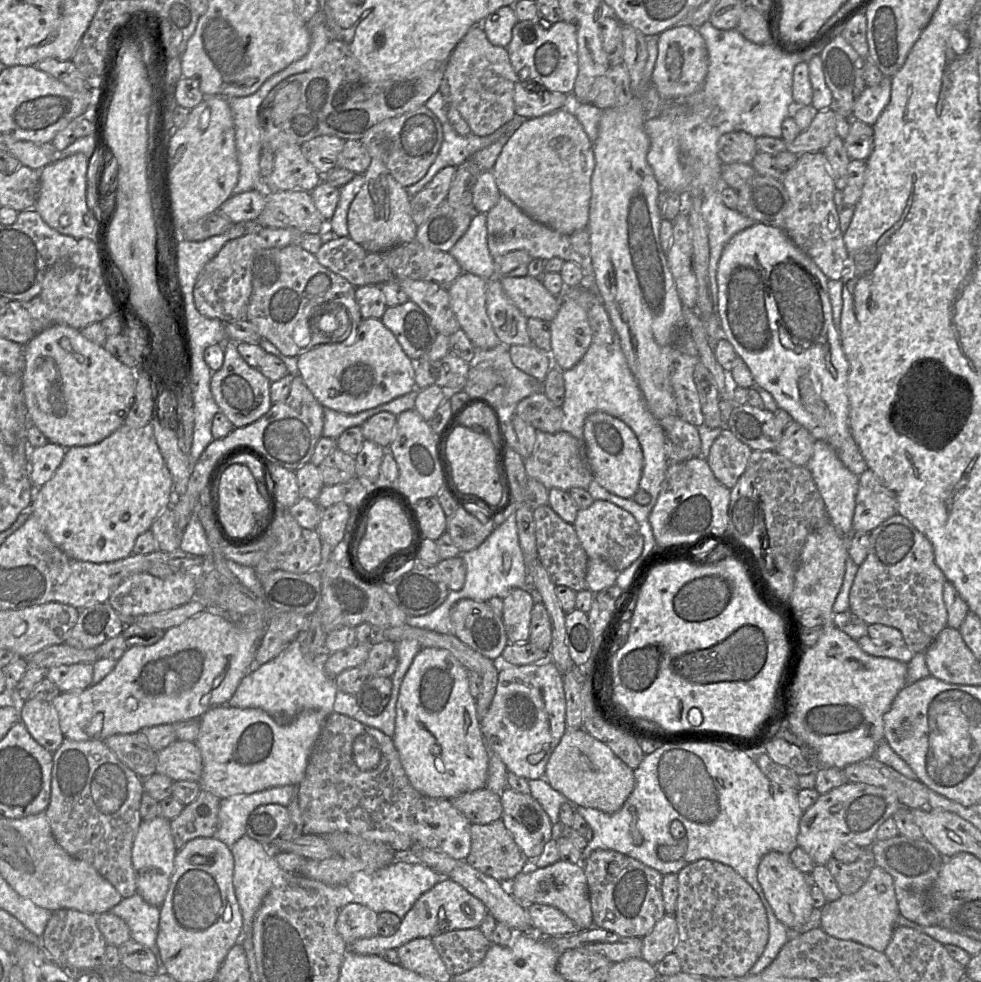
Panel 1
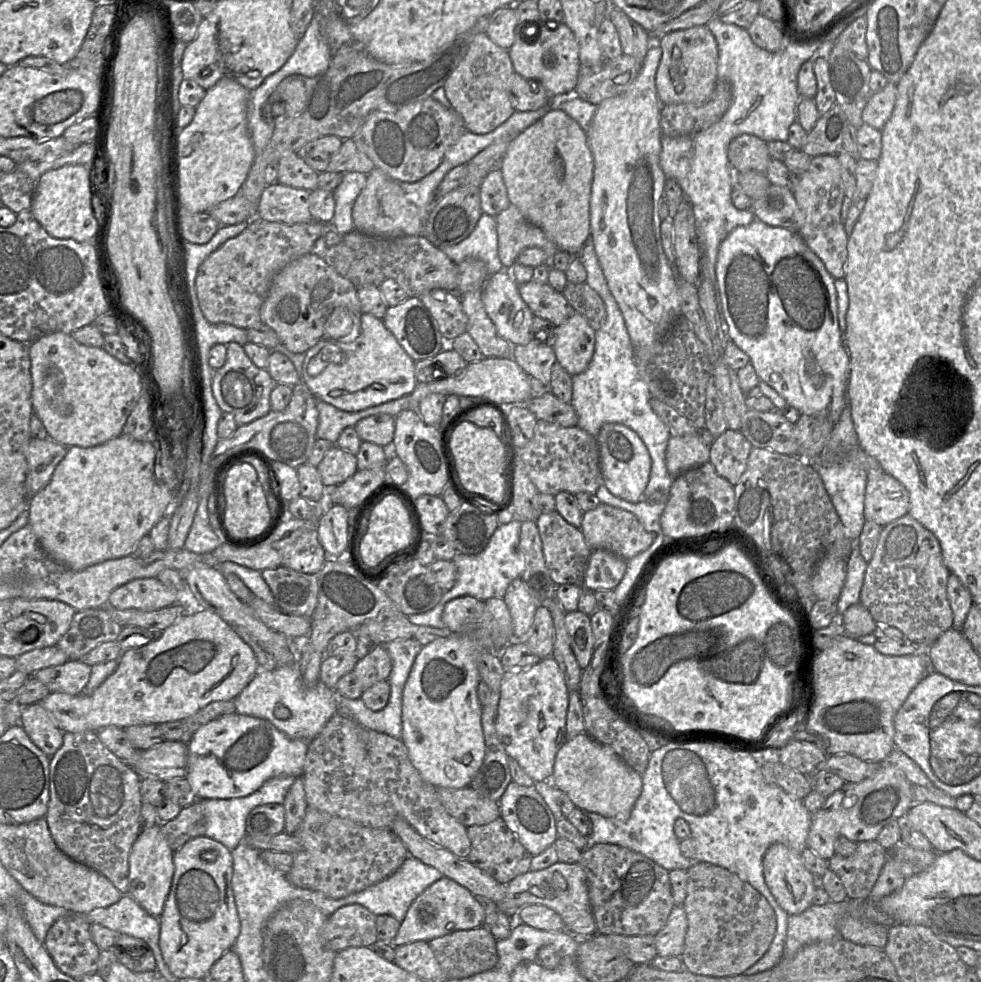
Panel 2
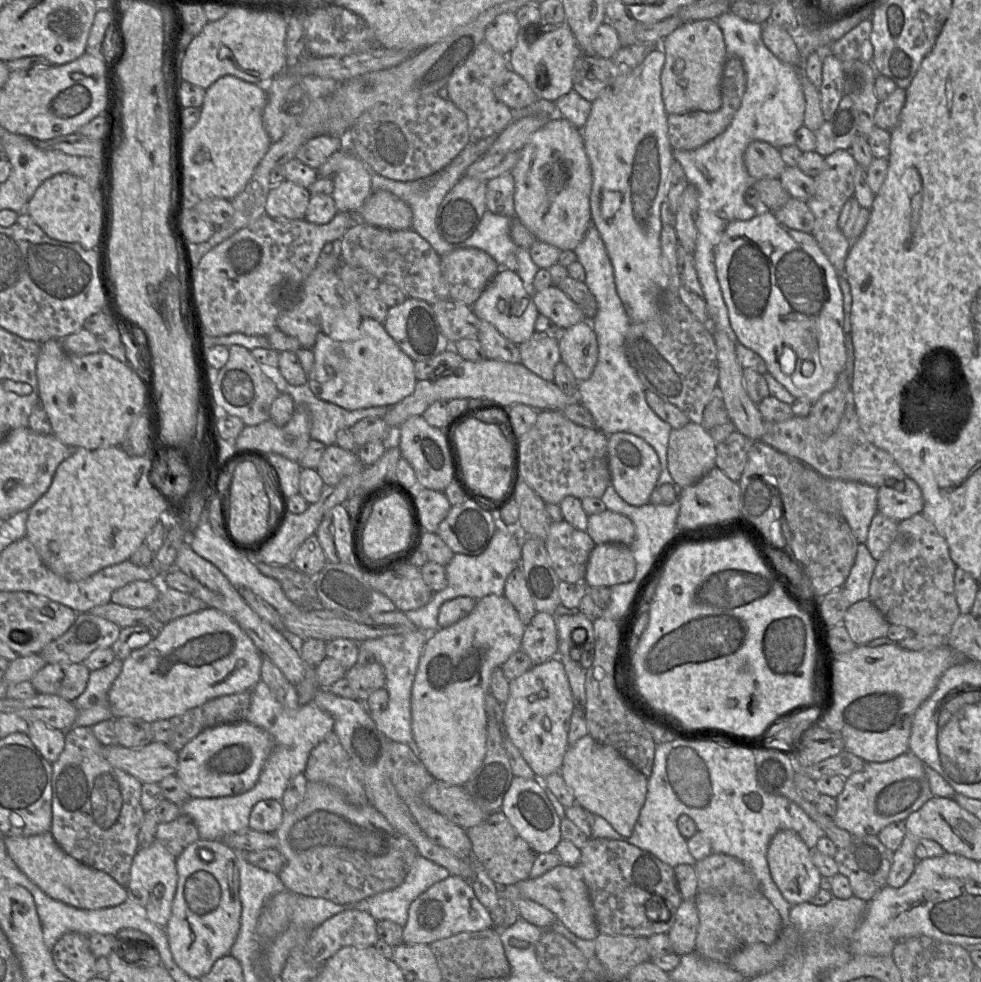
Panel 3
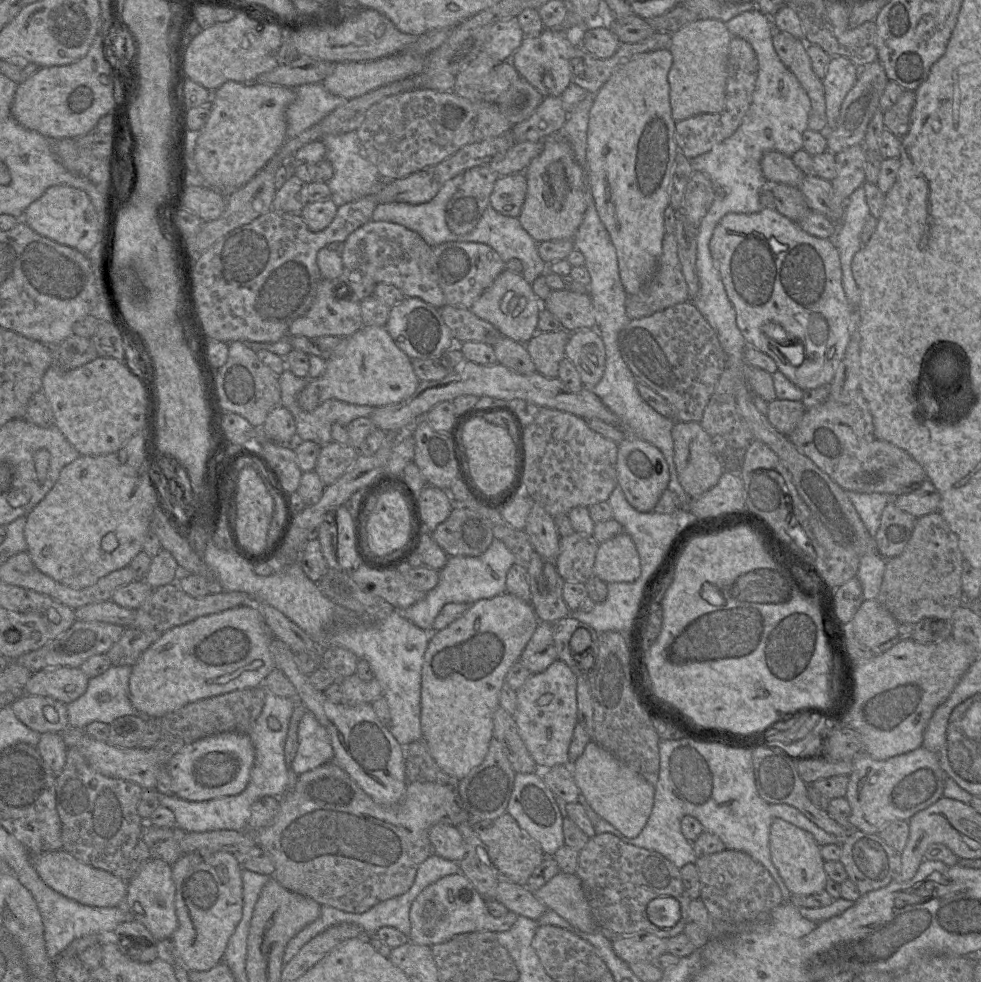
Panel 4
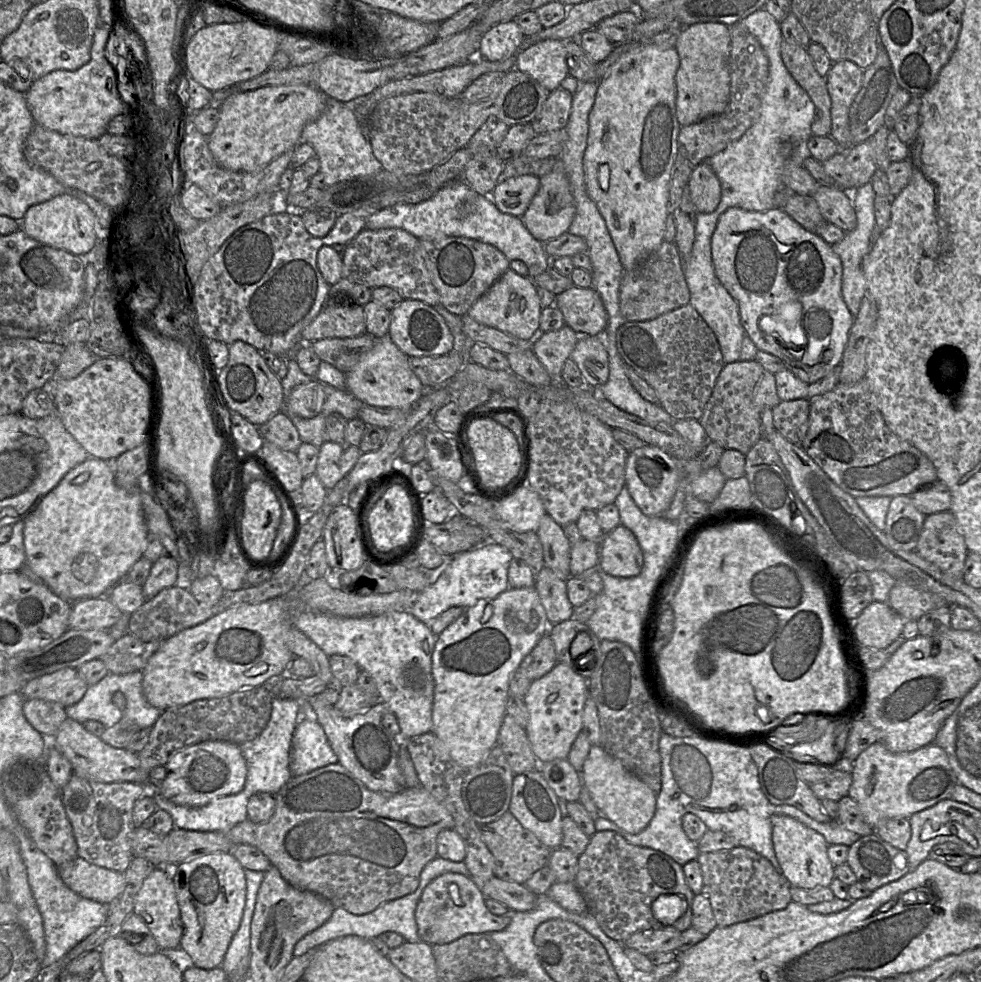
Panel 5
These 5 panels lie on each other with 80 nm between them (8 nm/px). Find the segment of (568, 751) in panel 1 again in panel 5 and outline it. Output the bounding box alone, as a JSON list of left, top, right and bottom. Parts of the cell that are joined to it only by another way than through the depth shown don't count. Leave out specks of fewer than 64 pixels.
[580,745,656,834]

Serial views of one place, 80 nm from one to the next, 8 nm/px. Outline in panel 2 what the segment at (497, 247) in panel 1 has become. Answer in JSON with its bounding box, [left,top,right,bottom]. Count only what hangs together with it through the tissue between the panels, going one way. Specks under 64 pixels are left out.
[495,204,559,269]

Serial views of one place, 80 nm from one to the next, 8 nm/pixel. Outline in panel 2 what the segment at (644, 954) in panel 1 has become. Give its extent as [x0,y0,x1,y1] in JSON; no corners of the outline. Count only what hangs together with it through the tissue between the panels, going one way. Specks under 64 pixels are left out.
[654,905,688,957]

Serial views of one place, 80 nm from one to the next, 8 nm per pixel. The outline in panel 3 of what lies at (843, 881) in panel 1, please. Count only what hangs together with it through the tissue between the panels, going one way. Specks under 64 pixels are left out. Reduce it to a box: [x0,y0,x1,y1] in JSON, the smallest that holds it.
[833,835,893,902]

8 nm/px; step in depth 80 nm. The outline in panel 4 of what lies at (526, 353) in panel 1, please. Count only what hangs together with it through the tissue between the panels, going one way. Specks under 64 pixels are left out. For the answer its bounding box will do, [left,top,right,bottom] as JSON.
[525,329,570,379]

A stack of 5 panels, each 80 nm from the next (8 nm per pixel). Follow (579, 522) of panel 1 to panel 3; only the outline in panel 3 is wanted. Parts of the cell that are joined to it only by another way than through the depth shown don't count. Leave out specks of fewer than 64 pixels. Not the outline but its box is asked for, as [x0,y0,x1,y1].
[586,509,636,547]

